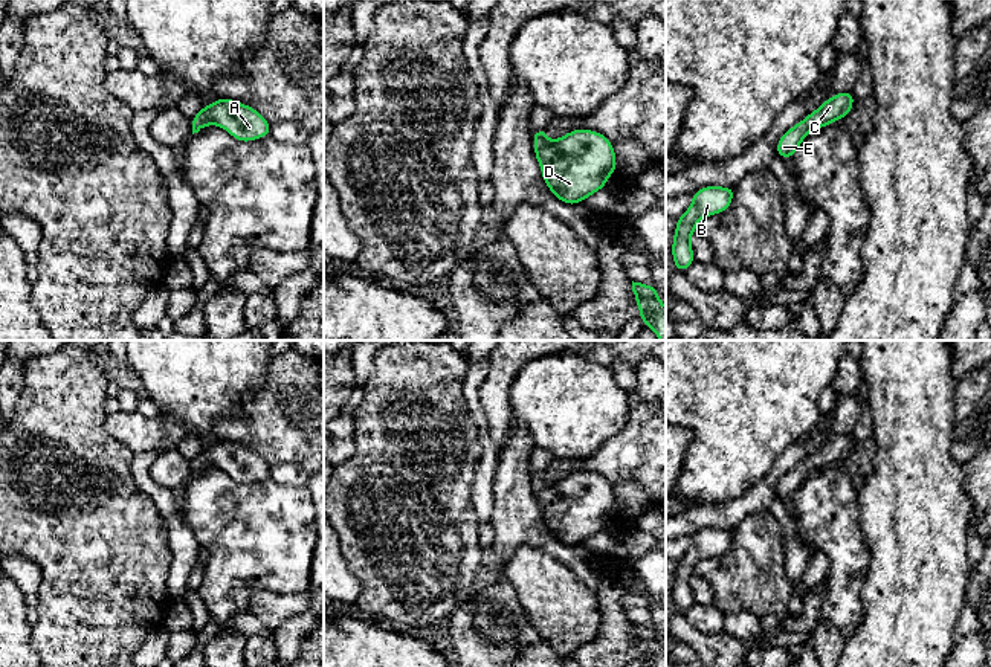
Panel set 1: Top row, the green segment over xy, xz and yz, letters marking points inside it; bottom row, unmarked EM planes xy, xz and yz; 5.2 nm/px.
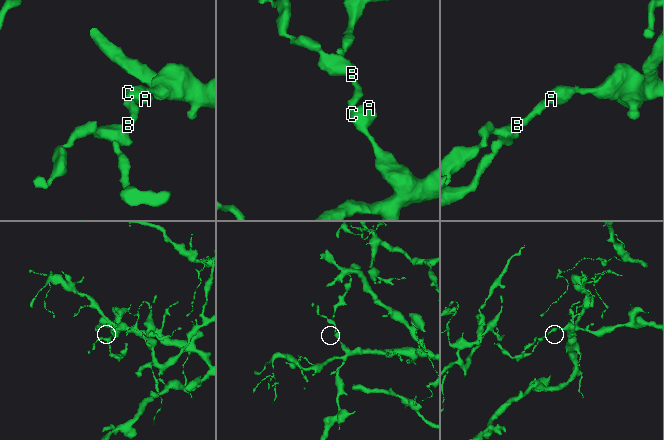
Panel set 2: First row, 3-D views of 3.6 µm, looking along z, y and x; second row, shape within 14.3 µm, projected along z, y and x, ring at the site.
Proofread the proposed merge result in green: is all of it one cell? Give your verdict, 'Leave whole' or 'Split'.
Leave whole

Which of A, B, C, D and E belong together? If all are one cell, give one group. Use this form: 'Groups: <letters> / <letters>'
Groups: A B C D E

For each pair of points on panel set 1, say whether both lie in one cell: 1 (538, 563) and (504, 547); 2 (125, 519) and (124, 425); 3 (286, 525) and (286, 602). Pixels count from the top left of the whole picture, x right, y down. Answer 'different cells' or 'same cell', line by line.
1: different cells
2: different cells
3: different cells

